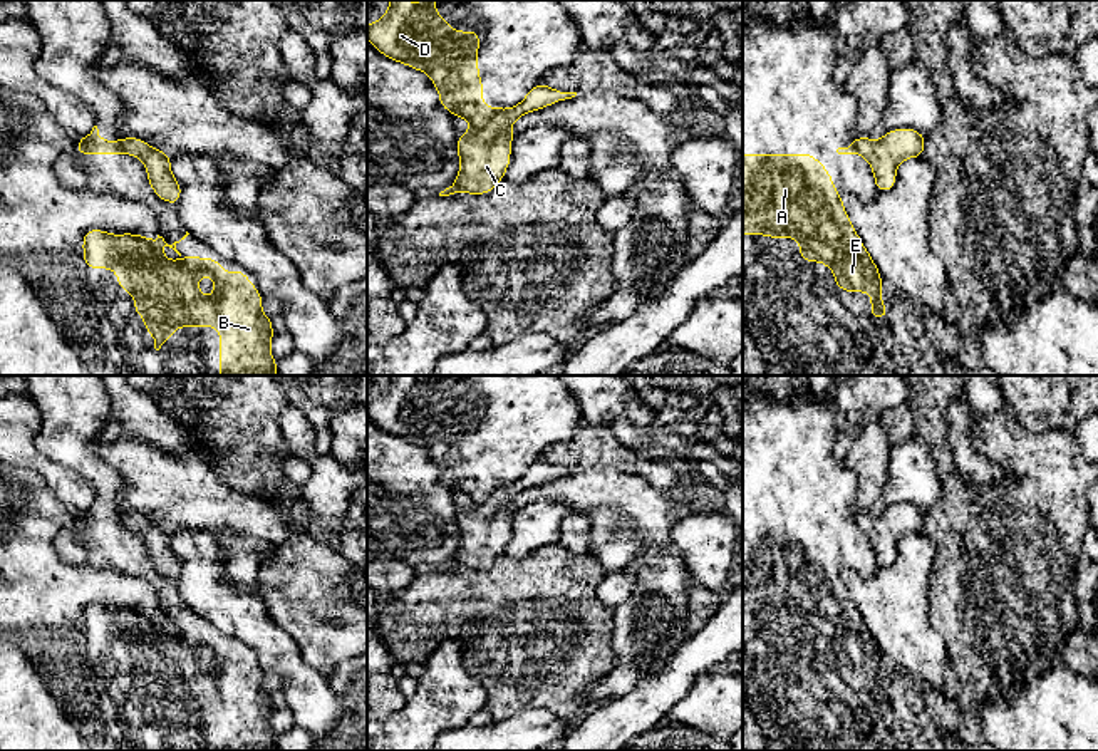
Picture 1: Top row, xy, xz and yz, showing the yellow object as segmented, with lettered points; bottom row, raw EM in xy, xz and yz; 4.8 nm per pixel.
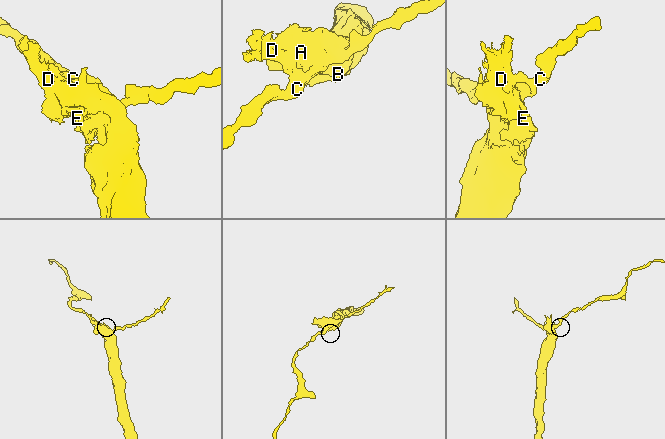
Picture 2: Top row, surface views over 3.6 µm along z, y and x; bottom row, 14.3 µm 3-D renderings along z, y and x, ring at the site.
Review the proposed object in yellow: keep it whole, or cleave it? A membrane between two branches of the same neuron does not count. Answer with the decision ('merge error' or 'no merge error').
merge error

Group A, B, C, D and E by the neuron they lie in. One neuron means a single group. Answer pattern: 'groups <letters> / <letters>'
groups A B D E / C

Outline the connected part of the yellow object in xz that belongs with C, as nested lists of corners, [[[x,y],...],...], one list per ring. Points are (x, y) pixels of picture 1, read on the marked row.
[[[538,82],[520,104],[496,114],[486,127],[478,129],[471,126],[456,141],[461,166],[459,174],[454,184],[441,191],[439,196],[489,193],[503,179],[511,159],[510,146],[515,134],[510,131],[510,126],[523,114],[575,96],[577,92],[553,91]]]

